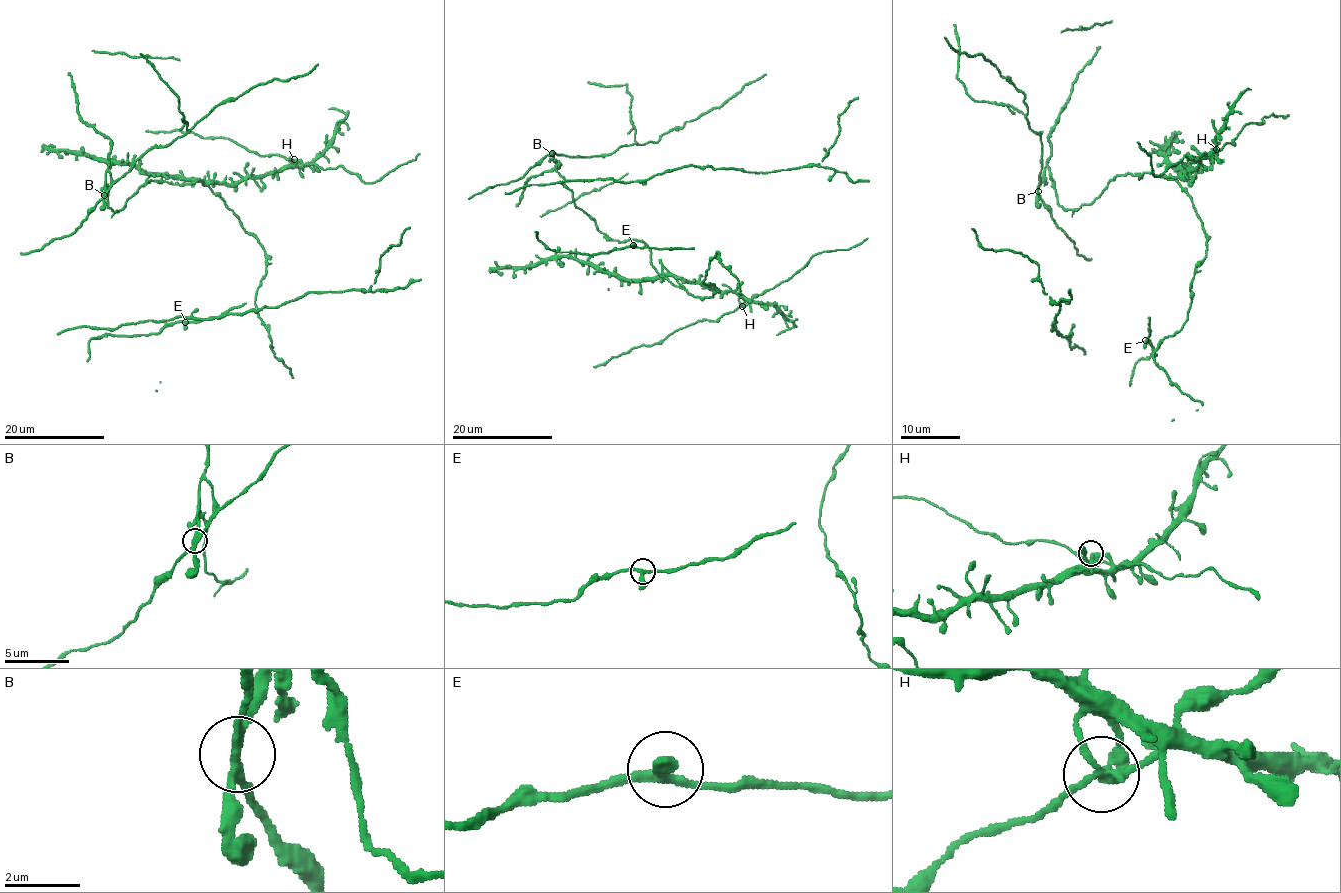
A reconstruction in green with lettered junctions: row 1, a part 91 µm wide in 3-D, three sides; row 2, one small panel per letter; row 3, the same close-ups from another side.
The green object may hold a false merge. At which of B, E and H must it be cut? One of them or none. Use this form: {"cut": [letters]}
{"cut": ["B"]}

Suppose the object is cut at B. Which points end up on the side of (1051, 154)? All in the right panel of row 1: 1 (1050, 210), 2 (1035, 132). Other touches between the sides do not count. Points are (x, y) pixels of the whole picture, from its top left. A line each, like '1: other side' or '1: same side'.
1: other side
2: other side

